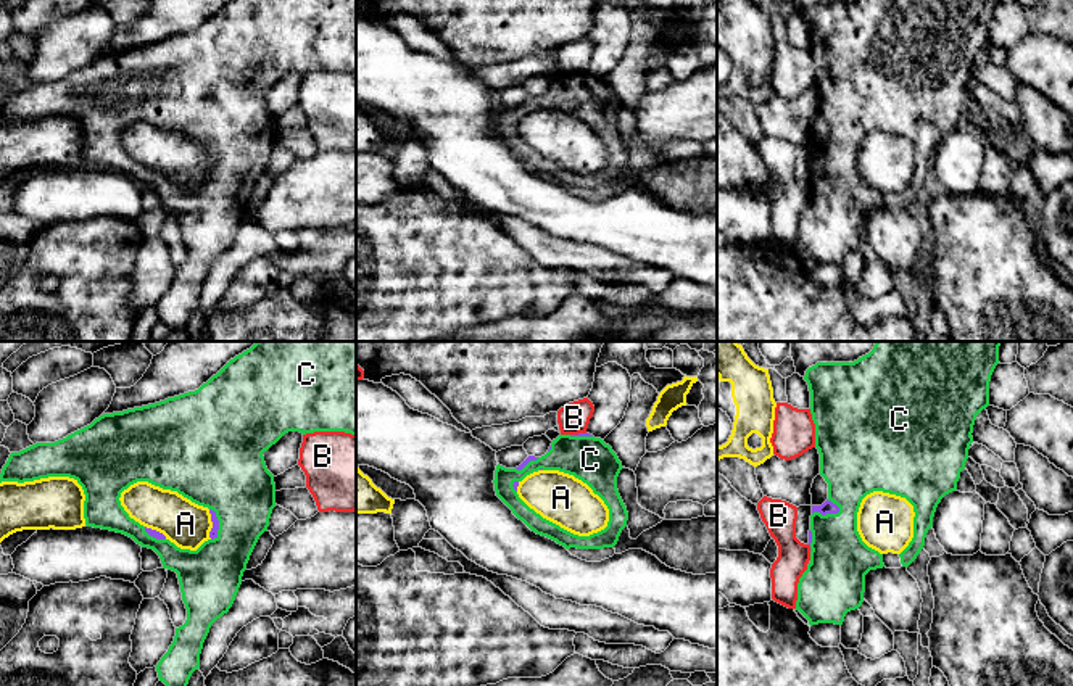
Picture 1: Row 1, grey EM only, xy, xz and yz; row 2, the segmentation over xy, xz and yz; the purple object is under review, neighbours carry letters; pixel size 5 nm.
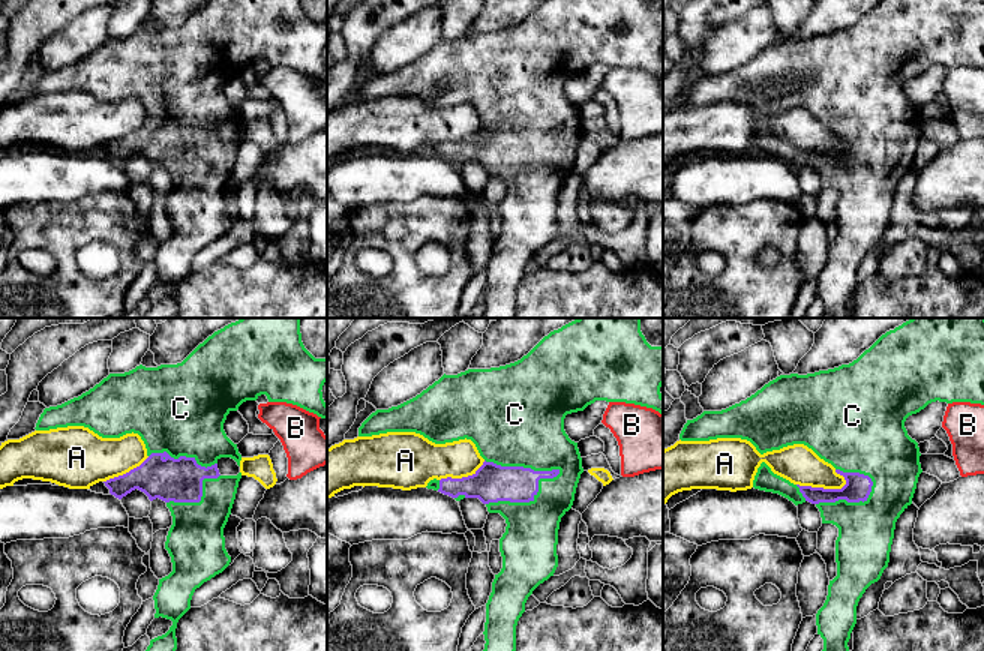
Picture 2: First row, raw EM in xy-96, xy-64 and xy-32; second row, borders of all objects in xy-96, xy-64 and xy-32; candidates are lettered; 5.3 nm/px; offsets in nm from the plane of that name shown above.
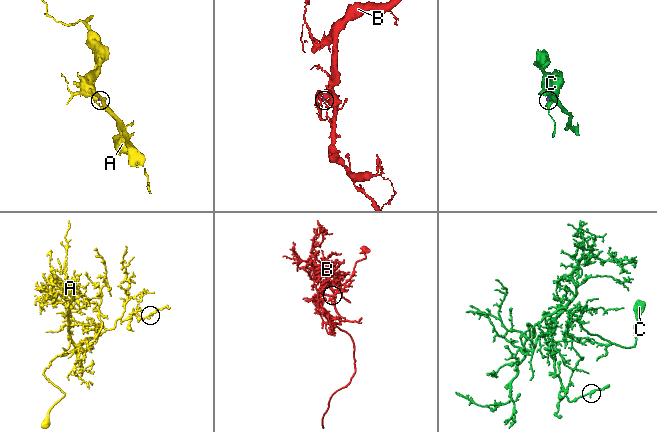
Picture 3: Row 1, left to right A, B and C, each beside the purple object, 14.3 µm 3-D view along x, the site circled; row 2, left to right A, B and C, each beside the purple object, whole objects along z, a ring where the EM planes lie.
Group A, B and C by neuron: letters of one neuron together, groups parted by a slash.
A / B / C

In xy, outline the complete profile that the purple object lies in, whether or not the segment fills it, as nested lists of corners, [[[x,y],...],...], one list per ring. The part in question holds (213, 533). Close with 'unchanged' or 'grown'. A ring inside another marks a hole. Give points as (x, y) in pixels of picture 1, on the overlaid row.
[[[256,341],[195,391],[103,414],[63,440],[11,453],[0,483],[74,478],[85,494],[87,527],[132,538],[142,548],[153,549],[163,568],[177,573],[187,620],[176,628],[174,641],[156,672],[166,686],[187,686],[200,668],[211,625],[232,607],[250,556],[267,531],[276,507],[276,483],[263,453],[288,432],[356,435],[356,341]],[[137,481],[177,491],[208,507],[213,522],[209,539],[197,551],[180,549],[163,533],[130,519],[119,498]]]; grown

